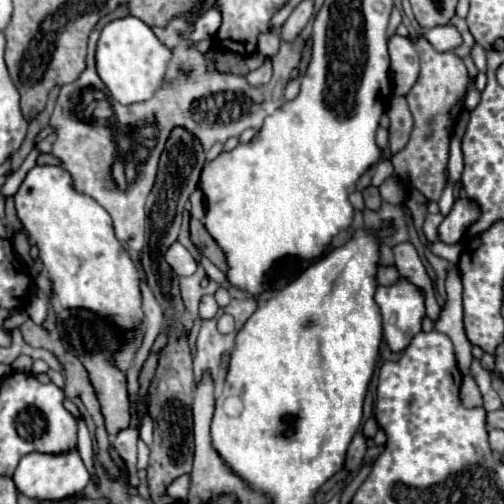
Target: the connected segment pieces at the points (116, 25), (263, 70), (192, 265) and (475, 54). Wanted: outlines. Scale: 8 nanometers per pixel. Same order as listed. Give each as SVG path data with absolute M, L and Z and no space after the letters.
M125 16L109 22L101 30L95 60L97 72L109 88L111 96L119 104L135 104L149 100L161 86L171 60L171 50L155 36L155 32L143 20L135 16Z
M267 56L265 62L263 62L263 66L259 66L259 70L247 74L247 80L249 80L251 86L263 86L263 84L267 84L271 80L271 74L273 74L273 62Z
M175 242L175 244L167 250L165 260L169 262L169 266L173 268L173 272L175 272L177 276L191 276L191 274L195 274L195 270L197 270L197 262L195 262L193 254L191 254L183 244L179 244L179 242Z
M475 44L475 46L473 46L473 50L471 50L471 58L473 58L473 62L475 62L475 66L477 66L477 70L479 70L479 72L485 72L485 70L487 70L485 50L483 50L479 44Z

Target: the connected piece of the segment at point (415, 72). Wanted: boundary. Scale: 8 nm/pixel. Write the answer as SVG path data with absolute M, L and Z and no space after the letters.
M393 34L389 38L389 56L391 56L391 76L395 94L405 96L419 76L419 56L409 38Z

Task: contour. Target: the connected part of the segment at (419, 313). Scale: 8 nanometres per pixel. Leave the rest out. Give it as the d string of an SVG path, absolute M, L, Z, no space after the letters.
M399 278L391 286L379 286L375 292L375 302L383 314L383 336L391 352L403 352L415 334L421 332L421 324L425 318L425 292L409 282L407 278Z

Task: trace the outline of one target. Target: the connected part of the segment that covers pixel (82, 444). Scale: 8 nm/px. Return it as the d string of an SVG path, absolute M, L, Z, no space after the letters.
M77 416L77 448L79 448L79 454L85 462L85 466L93 474L93 462L91 462L93 460L93 438L81 416Z

